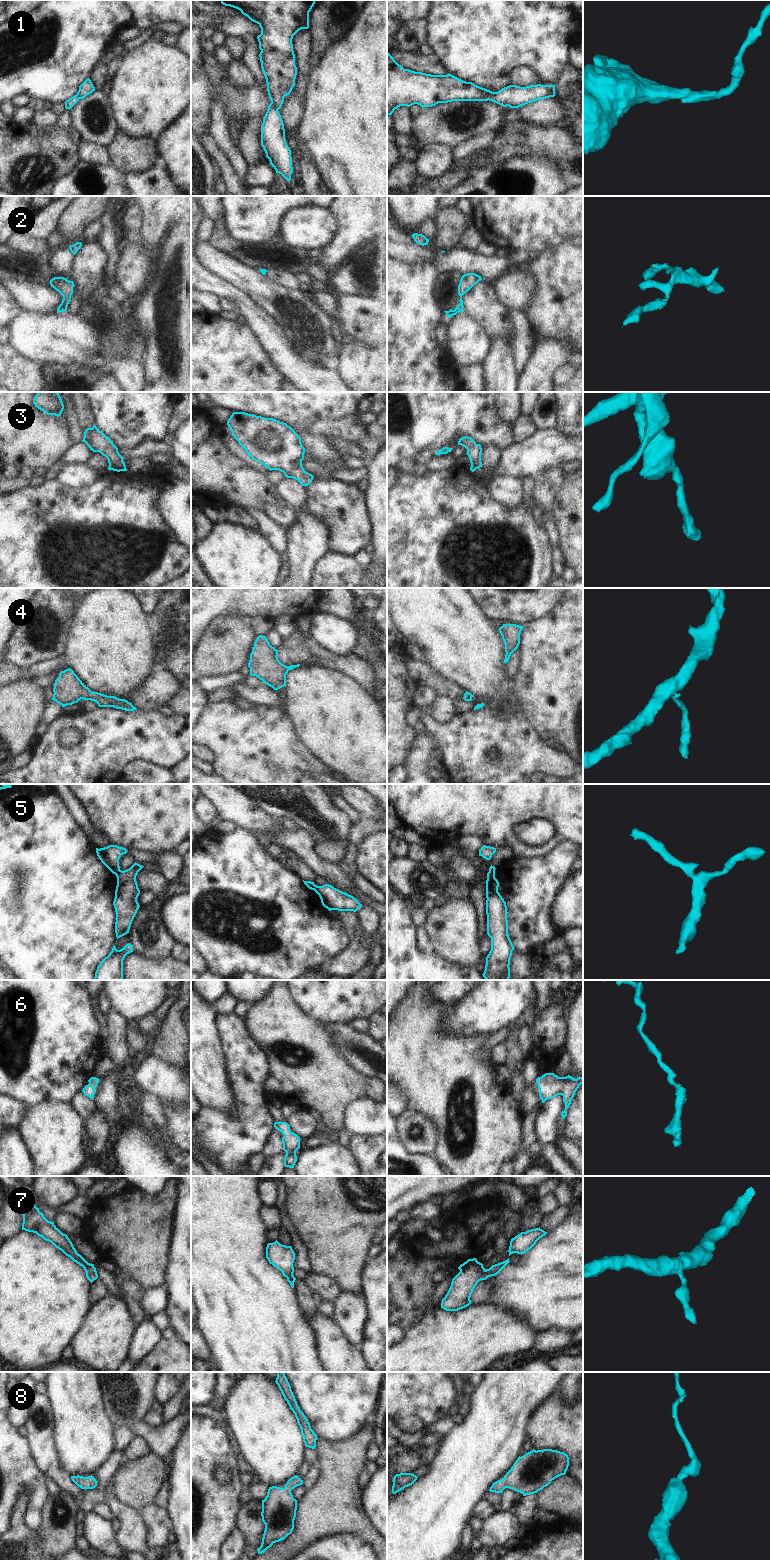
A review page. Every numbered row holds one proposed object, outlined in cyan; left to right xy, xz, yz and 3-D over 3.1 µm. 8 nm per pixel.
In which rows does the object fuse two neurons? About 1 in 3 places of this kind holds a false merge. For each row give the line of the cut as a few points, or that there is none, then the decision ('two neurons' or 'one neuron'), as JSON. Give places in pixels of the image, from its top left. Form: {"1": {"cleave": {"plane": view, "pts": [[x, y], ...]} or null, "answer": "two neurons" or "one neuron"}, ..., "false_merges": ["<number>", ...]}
{"1": {"cleave": {"plane": "yz", "pts": [[496, 92], [488, 99]]}, "answer": "two neurons"}, "2": {"cleave": null, "answer": "one neuron"}, "3": {"cleave": null, "answer": "one neuron"}, "4": {"cleave": null, "answer": "one neuron"}, "5": {"cleave": {"plane": "xy", "pts": [[121, 870], [115, 874]]}, "answer": "two neurons"}, "6": {"cleave": null, "answer": "one neuron"}, "7": {"cleave": null, "answer": "one neuron"}, "8": {"cleave": null, "answer": "one neuron"}, "false_merges": ["1", "5"]}

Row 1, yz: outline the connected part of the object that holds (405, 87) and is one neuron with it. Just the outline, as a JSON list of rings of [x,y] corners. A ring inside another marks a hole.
[[[387,51],[387,115],[392,115],[394,110],[400,106],[410,107],[414,104],[423,108],[452,101],[488,101],[495,93],[449,73],[431,75],[404,69]]]

